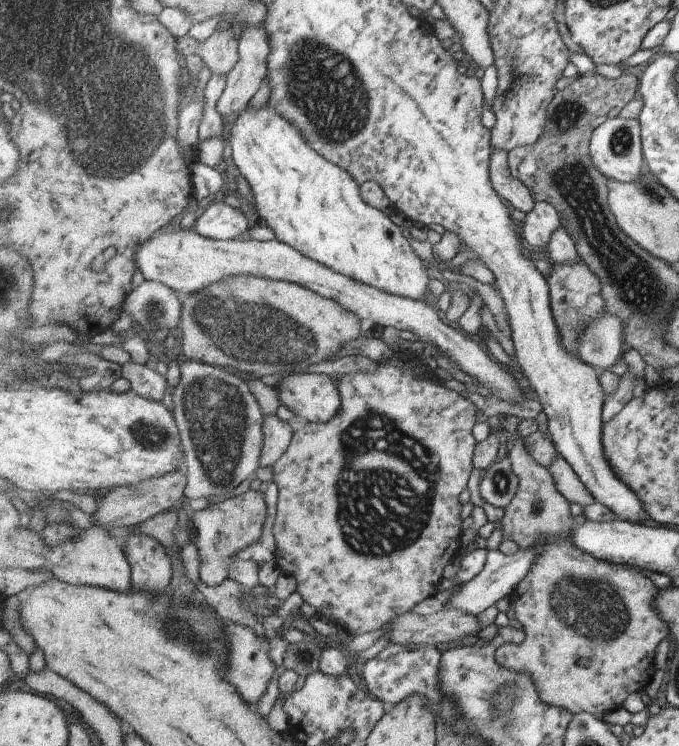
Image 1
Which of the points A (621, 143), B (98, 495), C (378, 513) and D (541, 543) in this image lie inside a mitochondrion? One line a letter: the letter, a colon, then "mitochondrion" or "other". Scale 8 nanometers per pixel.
A: mitochondrion
B: other
C: mitochondrion
D: other

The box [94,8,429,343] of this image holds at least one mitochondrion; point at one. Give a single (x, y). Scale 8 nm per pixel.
(323, 88)

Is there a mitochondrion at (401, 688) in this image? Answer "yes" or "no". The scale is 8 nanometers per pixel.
no

